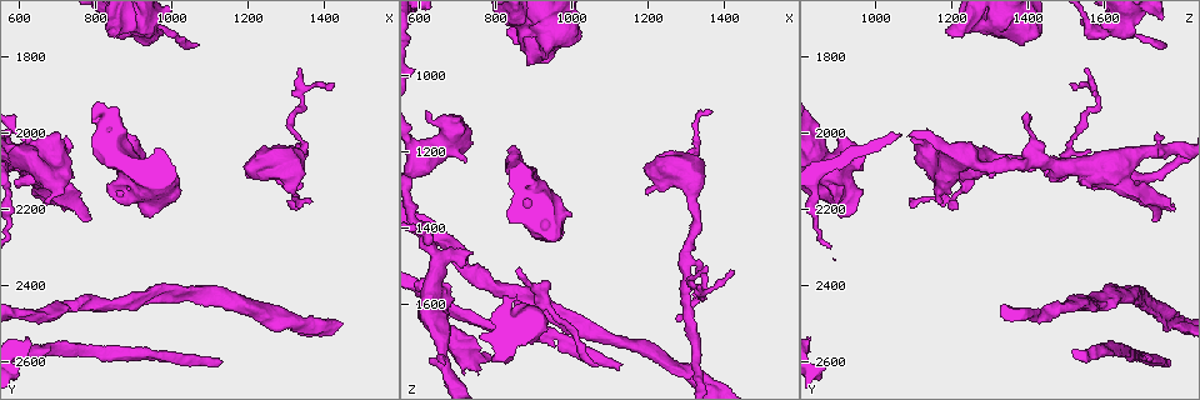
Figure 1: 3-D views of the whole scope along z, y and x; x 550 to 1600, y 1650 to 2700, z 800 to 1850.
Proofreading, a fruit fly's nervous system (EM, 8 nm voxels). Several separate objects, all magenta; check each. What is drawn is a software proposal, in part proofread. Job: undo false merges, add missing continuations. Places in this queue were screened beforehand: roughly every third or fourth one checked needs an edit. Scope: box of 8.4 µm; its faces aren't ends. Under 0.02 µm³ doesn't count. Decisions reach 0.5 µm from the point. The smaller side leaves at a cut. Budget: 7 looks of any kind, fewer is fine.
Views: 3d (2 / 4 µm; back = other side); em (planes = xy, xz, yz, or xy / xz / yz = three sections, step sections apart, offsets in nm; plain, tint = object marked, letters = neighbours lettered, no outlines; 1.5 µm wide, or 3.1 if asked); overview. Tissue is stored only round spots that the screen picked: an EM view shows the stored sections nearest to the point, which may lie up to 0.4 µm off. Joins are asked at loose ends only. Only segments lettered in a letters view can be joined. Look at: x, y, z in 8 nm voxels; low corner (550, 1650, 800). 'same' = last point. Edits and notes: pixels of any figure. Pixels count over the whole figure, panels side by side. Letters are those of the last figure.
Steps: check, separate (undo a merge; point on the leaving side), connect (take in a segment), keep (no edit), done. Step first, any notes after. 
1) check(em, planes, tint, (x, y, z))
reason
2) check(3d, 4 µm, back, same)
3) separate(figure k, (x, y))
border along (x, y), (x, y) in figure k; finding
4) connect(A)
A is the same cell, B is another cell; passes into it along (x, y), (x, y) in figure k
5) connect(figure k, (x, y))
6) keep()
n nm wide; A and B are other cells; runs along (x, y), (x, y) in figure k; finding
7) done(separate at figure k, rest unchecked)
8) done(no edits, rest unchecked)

check(em, planes, letters, (1125, 2600, 1775))
free end

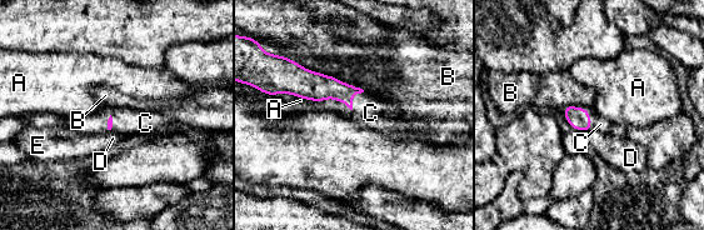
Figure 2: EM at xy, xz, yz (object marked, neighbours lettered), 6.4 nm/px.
connect(C)
C touches over 200 nm; C is the same cell, A, B, D and E are other cells; the neuron continues

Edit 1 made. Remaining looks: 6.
check(overview)

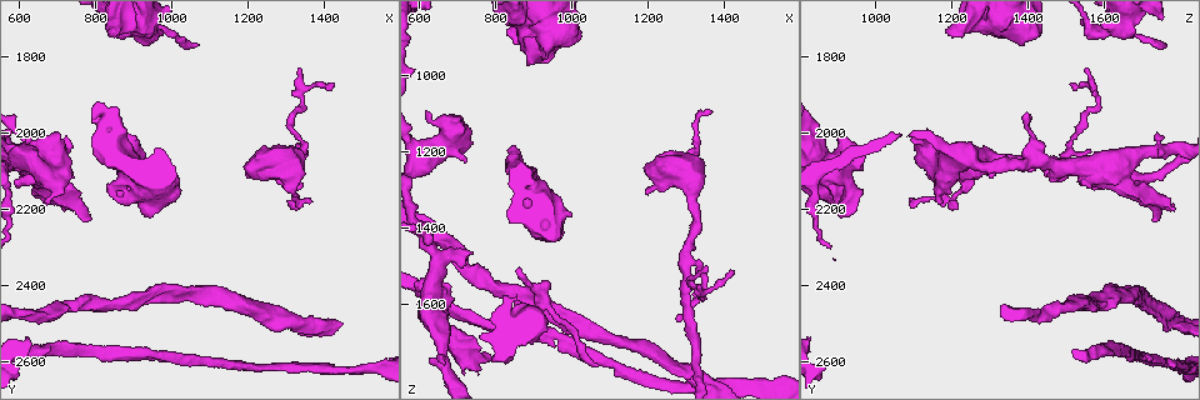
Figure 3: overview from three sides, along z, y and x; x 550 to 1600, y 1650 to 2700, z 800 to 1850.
check(em, xy, step 4, tint, (650, 2085, 1475))
sharp bend

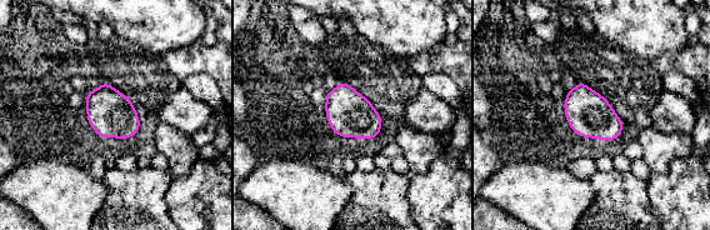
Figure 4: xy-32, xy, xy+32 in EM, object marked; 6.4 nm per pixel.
check(em, yz, step 8, letters, same)

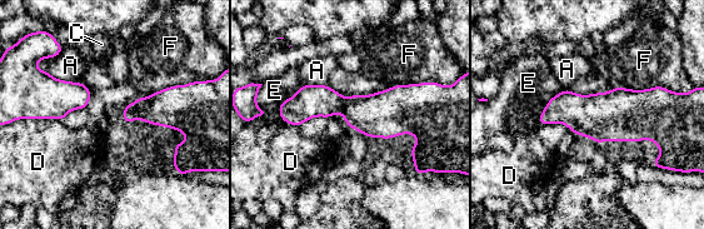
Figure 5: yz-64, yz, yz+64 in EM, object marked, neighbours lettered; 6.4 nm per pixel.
keep()
A, C, D, E and F are other cells; border along (304, 84), (280, 104), (284, 122) in figure 5; continuous, no second neuron

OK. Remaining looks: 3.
check(em, planes, letters, (1340, 1830, 1545))
free end

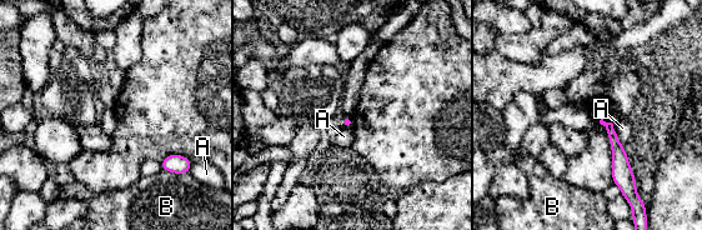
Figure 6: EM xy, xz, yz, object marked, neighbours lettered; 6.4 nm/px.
keep()
A and B are other cells; runs along (607, 125), (618, 151), (621, 181) in figure 6; no lettered segment goes on from it

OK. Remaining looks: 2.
done(connect at figure 2, rest unchecked)

